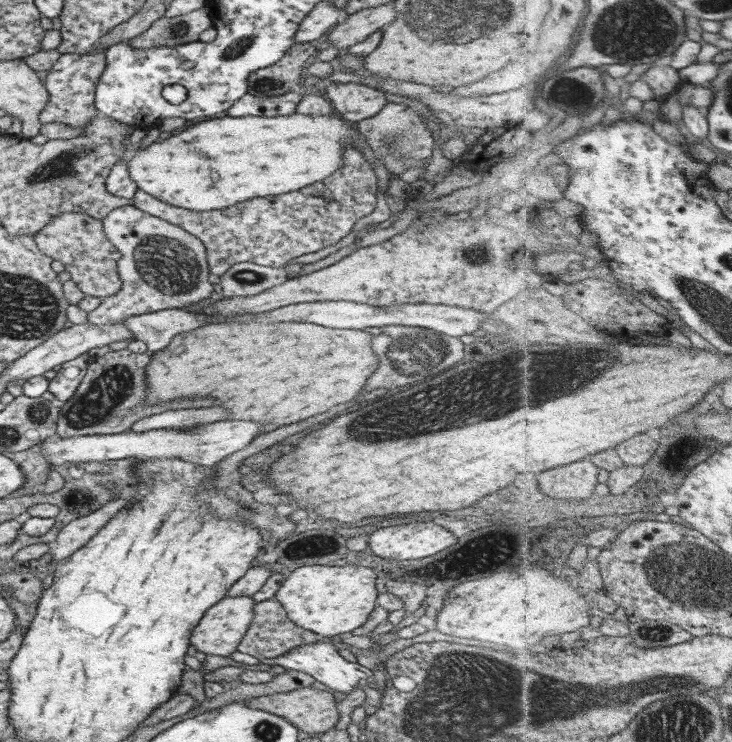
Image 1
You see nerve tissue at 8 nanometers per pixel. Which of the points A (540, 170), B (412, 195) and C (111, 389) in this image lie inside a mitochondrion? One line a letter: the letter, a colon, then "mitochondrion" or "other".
A: other
B: other
C: mitochondrion

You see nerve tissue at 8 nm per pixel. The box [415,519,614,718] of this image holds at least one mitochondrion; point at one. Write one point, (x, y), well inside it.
(477, 560)

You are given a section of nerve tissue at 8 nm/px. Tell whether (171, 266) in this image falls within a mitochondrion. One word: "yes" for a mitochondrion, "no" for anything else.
yes

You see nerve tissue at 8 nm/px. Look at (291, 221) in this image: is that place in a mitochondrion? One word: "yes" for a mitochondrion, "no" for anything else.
no

